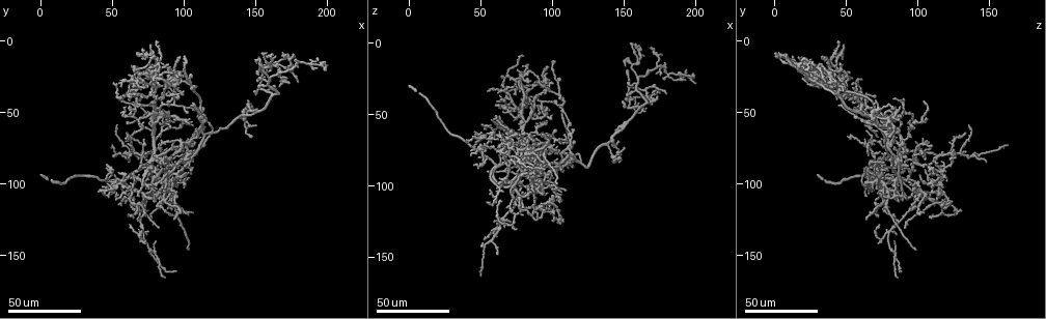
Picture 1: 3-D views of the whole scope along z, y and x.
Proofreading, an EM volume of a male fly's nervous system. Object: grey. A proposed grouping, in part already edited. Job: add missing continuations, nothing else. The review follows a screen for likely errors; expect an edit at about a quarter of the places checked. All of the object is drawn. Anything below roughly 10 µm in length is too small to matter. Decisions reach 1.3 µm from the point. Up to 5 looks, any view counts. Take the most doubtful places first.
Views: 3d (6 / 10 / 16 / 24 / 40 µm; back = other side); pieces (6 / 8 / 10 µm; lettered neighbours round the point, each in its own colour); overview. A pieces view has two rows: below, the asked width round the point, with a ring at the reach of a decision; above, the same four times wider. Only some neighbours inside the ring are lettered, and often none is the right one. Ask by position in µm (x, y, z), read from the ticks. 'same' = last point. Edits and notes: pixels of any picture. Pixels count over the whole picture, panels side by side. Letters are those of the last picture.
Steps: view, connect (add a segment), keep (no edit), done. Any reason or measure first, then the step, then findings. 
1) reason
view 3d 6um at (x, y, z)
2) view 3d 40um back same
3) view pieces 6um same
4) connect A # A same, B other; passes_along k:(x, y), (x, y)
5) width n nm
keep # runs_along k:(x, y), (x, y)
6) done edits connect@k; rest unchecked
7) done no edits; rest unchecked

end of a long branch
view 3d 24um at (0, 92, 30)

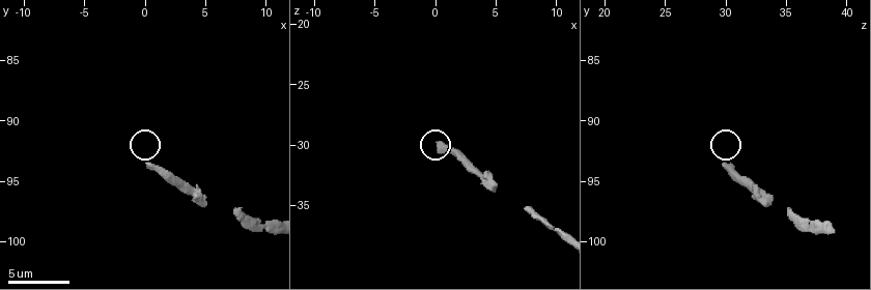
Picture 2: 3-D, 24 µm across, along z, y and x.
view pieces 8um at (0.4, 93.6, 30.0)

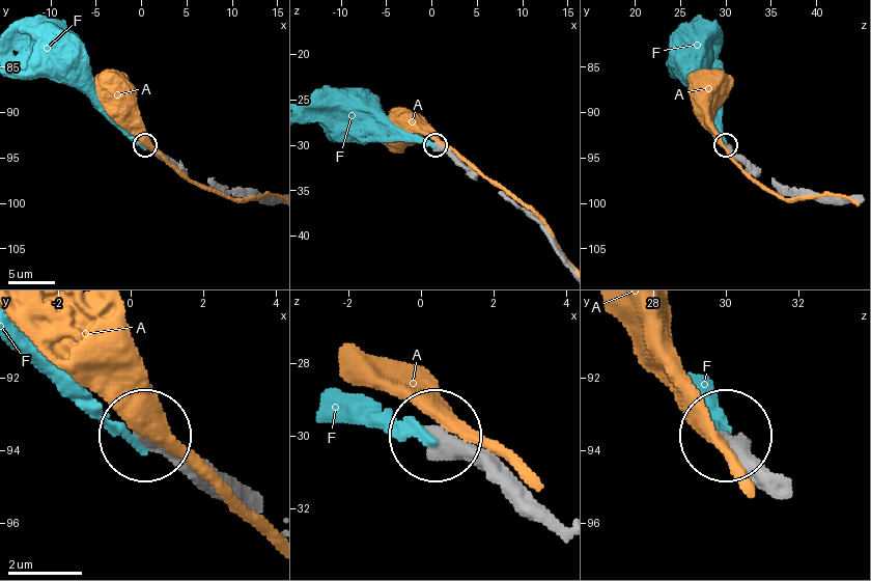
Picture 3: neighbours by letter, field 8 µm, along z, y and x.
width 400 nm
connect F # A other, F same; the neuron continues

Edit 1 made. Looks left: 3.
see it whole again
view overview

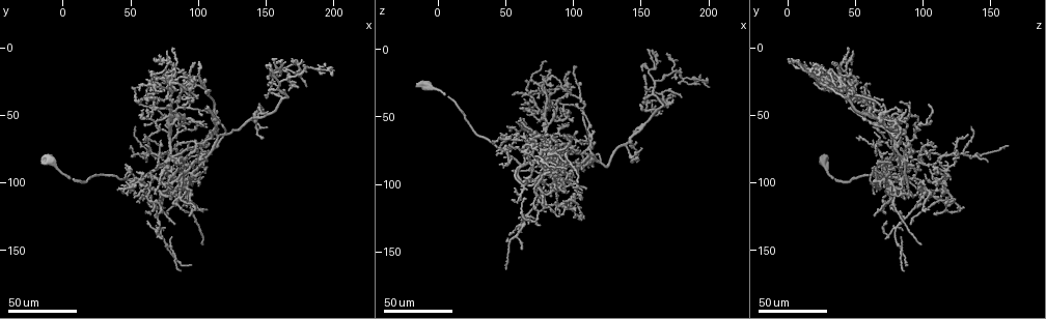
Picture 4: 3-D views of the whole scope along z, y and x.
free end
view 3d 24um at (94, 124, 64)

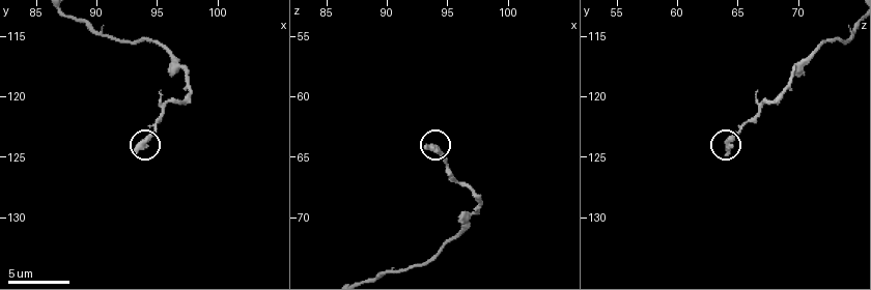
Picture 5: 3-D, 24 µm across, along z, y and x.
view pieces 10um at (93.2, 124.4, 64.0)

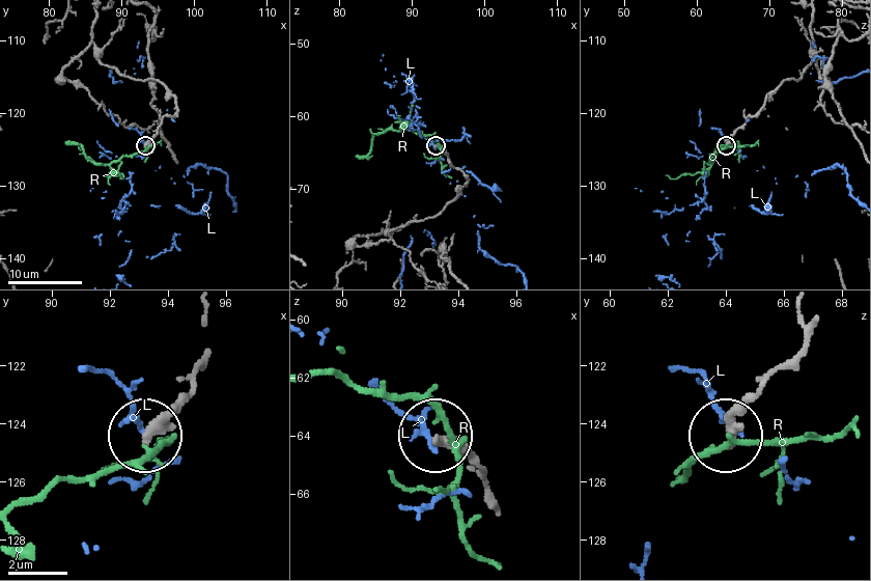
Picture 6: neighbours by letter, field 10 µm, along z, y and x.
width 330 nm
keep # L other, R other; runs_along 6:(809, 335), (731, 430); no lettered segment goes on from it

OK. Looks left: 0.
done edits connect@3; rest unchecked

